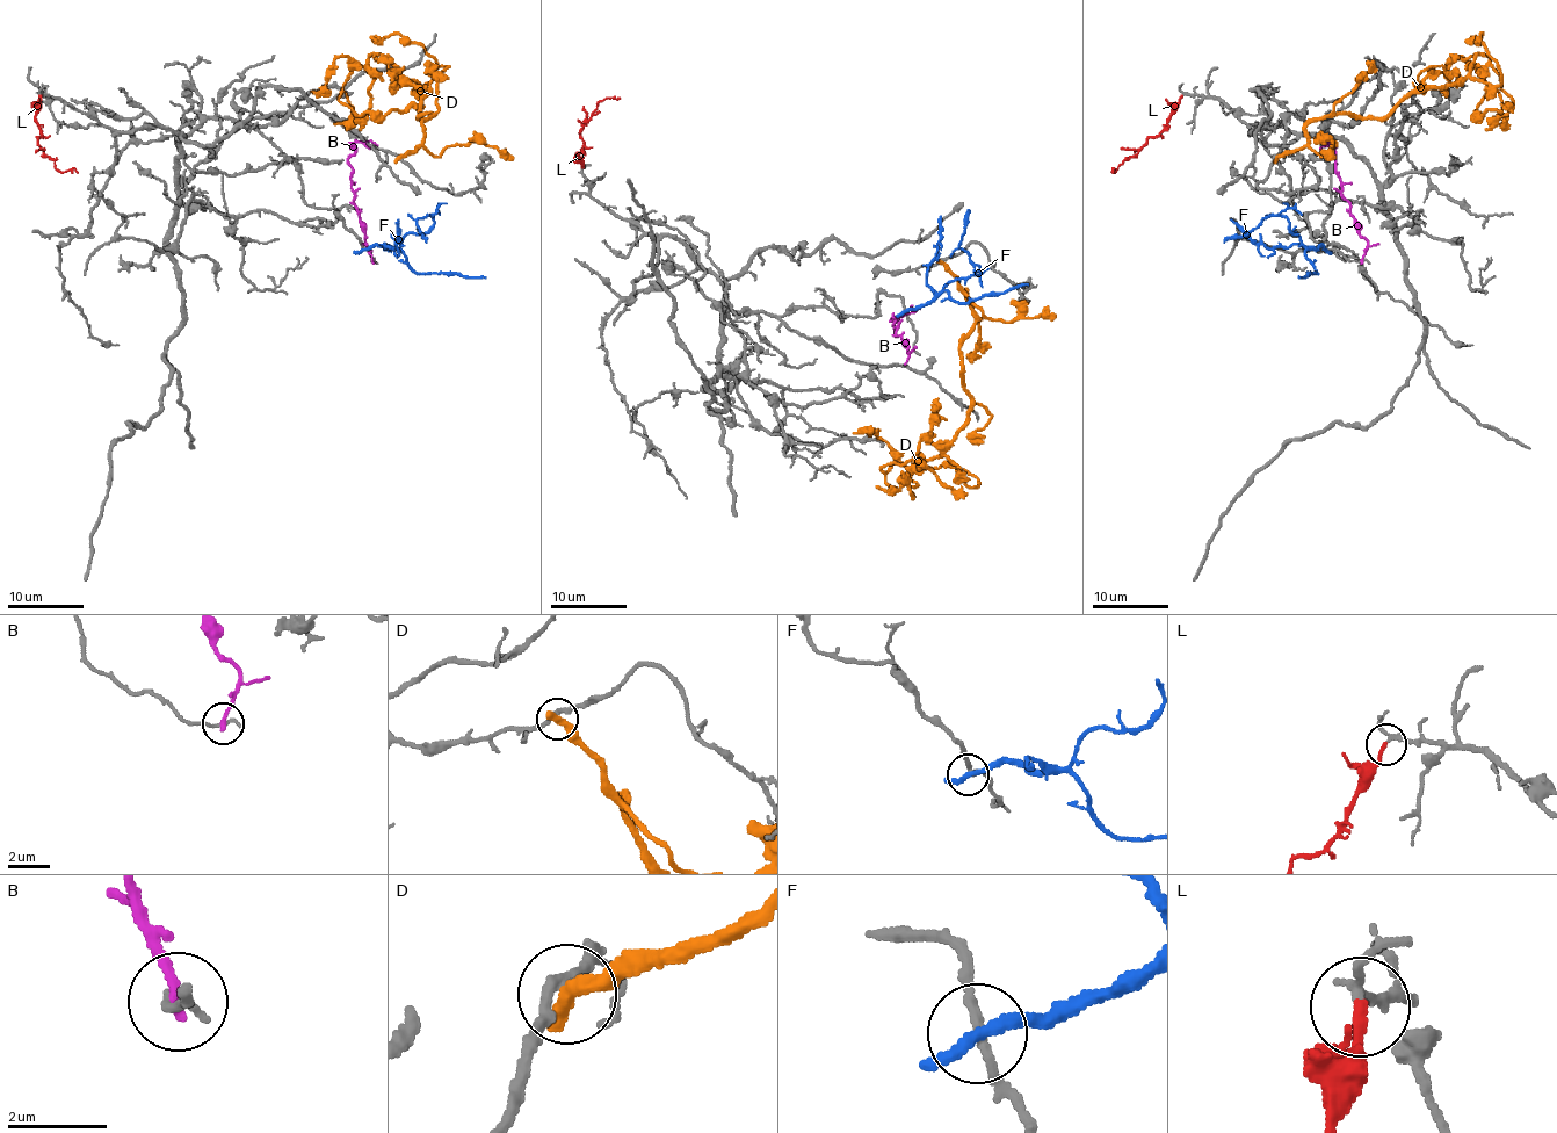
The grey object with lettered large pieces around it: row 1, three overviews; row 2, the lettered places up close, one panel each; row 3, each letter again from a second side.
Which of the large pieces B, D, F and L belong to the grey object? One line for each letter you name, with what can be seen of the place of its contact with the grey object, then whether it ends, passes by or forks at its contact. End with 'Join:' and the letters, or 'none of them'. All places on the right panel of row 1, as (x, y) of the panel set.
L: contact (1181, 96); it ends
Join: L

